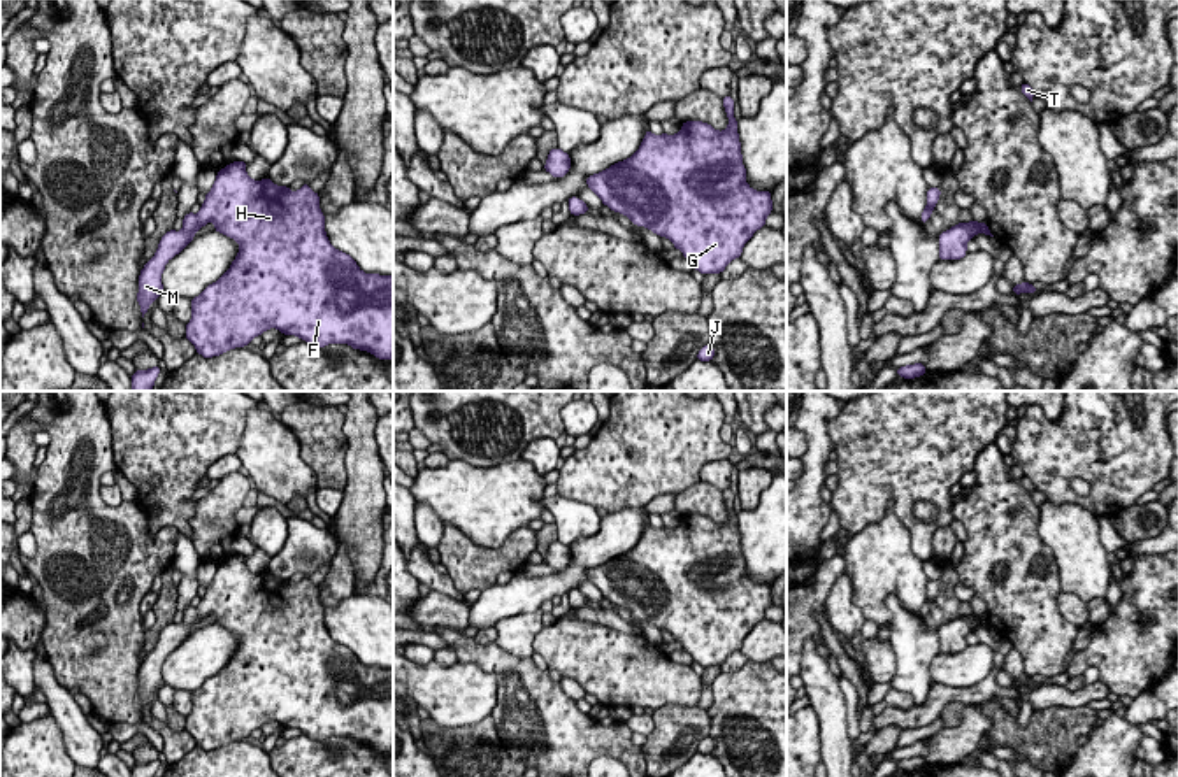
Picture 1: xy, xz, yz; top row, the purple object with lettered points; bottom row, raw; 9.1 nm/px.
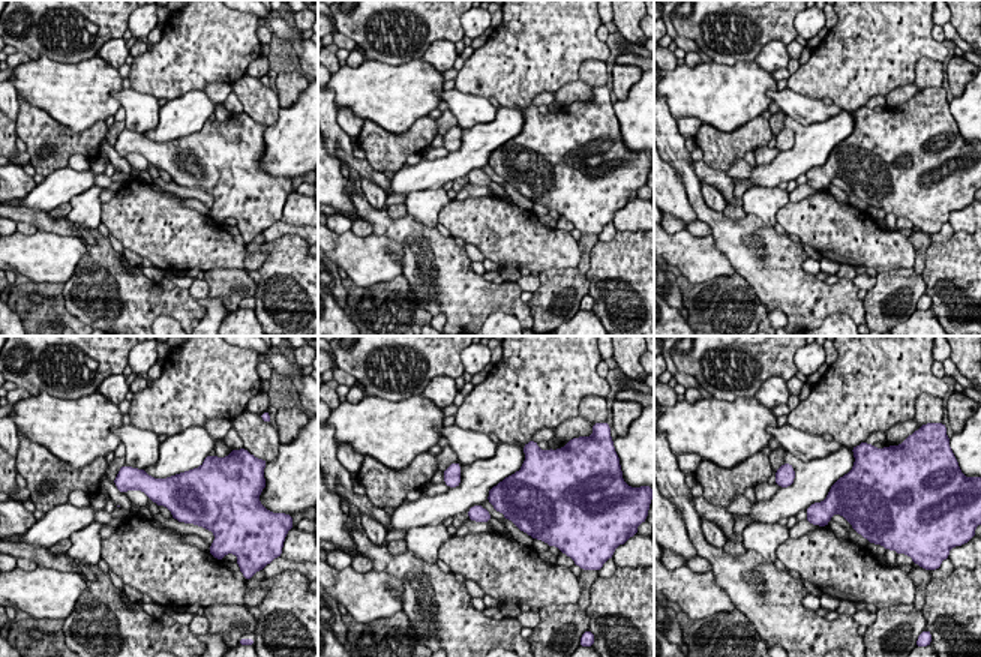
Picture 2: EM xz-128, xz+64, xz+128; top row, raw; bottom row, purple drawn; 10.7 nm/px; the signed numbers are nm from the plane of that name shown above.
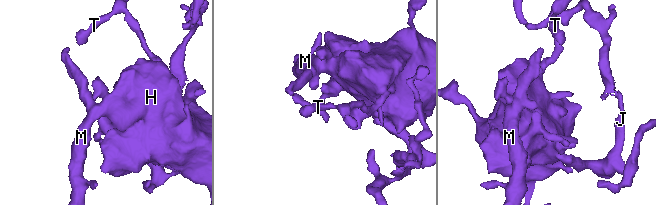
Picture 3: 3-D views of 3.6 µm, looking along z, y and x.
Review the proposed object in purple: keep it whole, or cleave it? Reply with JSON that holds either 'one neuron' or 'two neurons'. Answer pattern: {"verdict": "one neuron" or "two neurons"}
{"verdict": "one neuron"}

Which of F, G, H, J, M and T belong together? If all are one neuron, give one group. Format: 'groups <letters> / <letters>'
groups F G H J M T

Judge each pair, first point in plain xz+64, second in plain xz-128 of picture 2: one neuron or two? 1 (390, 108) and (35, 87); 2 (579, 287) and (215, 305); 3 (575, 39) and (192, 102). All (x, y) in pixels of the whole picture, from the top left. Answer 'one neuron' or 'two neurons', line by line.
1: one neuron
2: two neurons
3: two neurons

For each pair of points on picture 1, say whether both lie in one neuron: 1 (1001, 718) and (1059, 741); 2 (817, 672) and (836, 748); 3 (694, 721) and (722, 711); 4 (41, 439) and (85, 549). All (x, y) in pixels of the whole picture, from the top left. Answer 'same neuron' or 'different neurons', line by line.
1: same neuron
2: same neuron
3: different neurons
4: different neurons

